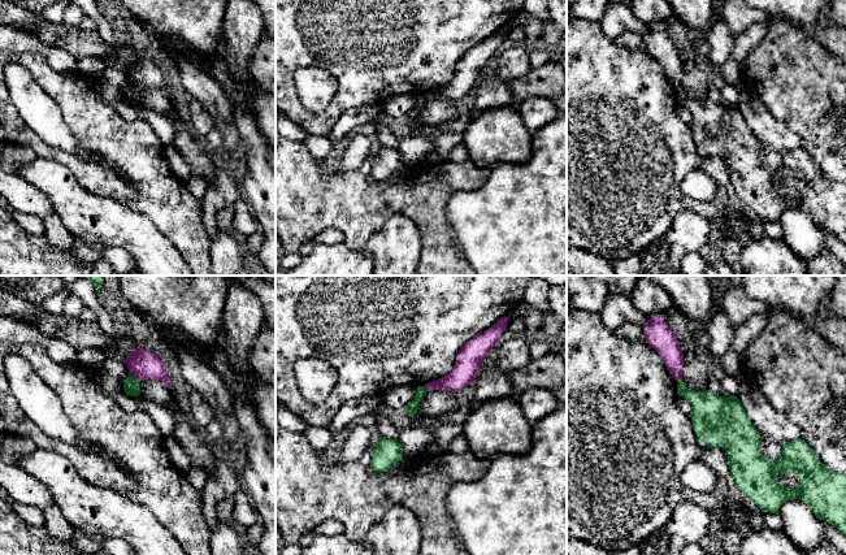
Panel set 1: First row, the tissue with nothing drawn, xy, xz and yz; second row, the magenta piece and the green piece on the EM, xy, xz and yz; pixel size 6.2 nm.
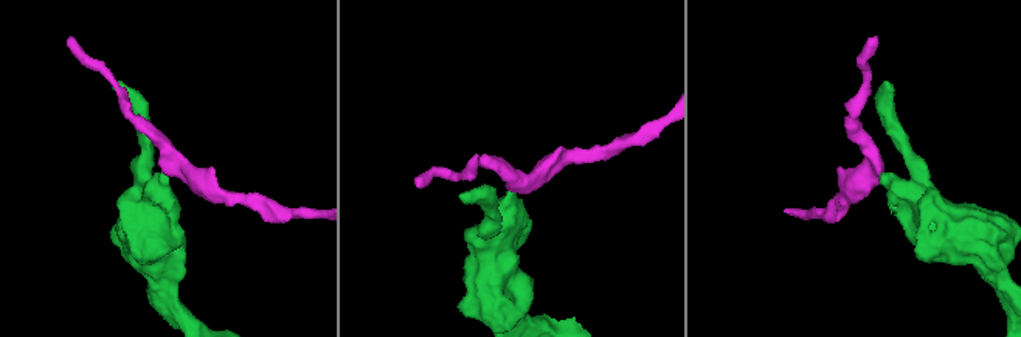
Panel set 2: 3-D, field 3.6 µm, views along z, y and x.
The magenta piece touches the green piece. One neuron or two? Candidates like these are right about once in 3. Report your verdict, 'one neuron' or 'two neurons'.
two neurons

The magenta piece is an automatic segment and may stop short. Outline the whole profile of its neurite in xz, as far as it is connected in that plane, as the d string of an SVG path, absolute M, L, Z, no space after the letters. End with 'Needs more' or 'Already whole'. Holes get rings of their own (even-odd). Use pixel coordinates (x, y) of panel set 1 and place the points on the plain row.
M500 26L491 36L467 51L459 60L454 78L444 86L429 91L425 96L431 99L459 100L472 92L486 64L500 48L507 36L508 26Z. Already whole

